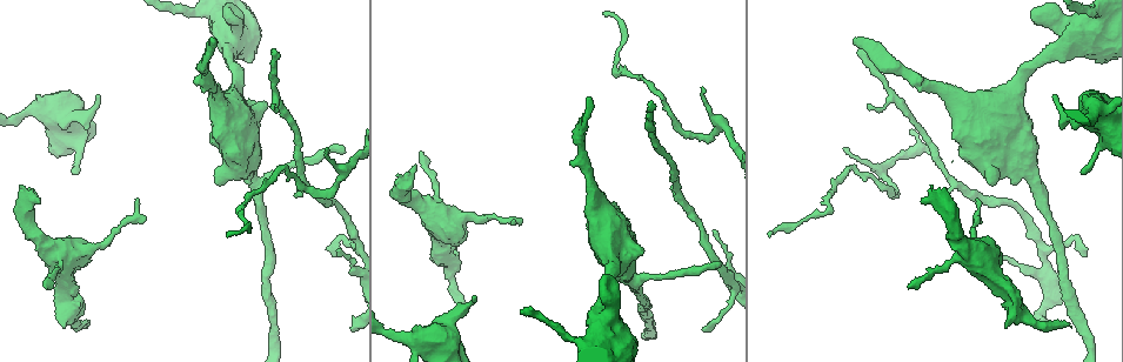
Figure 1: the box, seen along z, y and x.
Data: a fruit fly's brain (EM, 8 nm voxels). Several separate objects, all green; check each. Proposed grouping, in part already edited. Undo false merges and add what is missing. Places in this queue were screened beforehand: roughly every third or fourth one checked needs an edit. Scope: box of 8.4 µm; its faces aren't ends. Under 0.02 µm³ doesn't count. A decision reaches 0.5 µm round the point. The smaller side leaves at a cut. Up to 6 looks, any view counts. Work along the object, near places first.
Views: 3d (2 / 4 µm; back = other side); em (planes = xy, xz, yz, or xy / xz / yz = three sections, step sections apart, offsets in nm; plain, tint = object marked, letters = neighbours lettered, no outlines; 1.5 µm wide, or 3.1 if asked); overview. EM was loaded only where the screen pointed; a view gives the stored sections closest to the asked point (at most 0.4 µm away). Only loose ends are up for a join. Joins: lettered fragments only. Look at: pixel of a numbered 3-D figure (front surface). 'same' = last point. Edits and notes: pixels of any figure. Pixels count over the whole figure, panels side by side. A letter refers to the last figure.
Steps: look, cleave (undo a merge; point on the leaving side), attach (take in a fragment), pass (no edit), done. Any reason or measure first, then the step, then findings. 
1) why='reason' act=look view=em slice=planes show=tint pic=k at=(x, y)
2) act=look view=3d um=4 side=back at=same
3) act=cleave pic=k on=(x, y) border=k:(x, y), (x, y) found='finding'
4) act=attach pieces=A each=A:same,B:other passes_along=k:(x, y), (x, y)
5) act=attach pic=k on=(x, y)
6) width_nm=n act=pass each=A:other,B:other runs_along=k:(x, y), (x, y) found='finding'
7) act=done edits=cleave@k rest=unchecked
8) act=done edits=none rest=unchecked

why='two arms in line, one across' act=look view=em slice=planes show=plain pic=1 at=(258, 184)

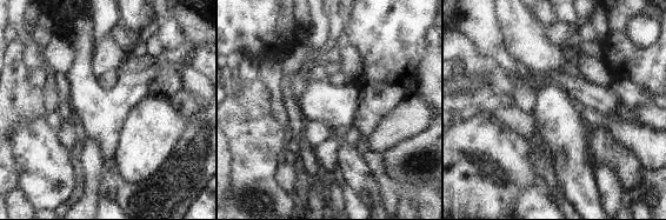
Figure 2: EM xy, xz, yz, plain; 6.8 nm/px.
why='see the neighbours' act=look view=em slice=planes show=letters at=same

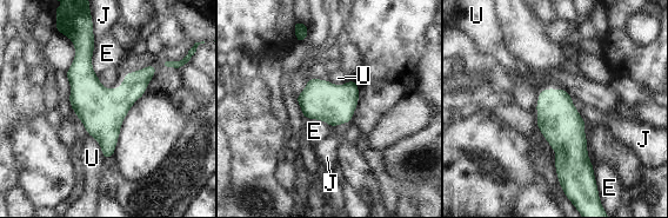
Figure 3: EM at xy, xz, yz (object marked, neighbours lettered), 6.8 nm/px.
longest_contact=E:260nm act=pass each=E:other,J:other,U:other runs_along=3:(86, 37), (106, 154) found='continuous, no second neuron'

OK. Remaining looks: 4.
why='an open end' act=look view=3d um=4 pic=1 at=(711, 230)

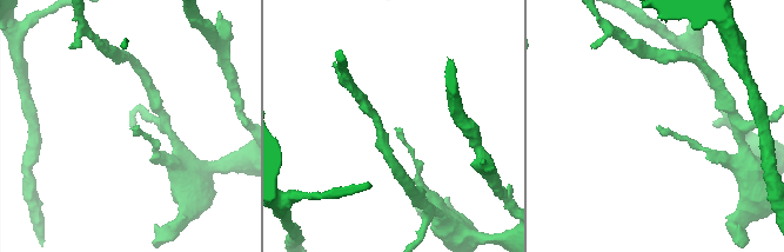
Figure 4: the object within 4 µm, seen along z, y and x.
act=look view=em slice=planes show=letters pic=4 at=(659, 129)

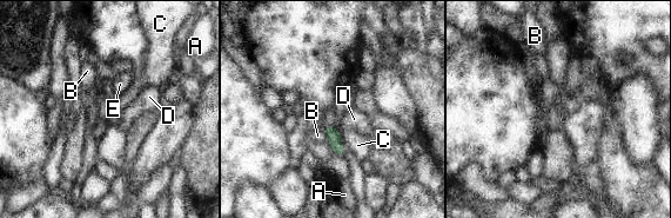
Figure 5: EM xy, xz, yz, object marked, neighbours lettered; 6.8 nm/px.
width_nm=100 act=pass each=A:other,B:other,C:other,D:other,E:other border=5:(335, 126), (340, 133) found='none of them fits'

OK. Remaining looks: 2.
why='tapers out' act=look view=em slice=planes show=letters pic=1 at=(275, 103)

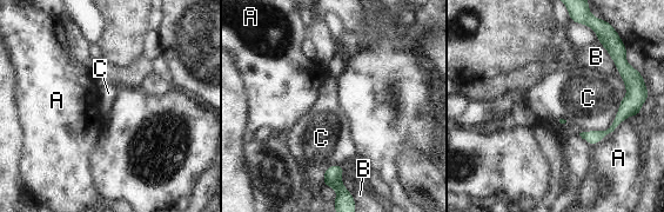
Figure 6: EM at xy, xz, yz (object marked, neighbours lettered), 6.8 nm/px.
act=pass each=A:other,B:other,C:other border=6:(623, 80), (612, 123), (584, 132) found='no lettered fragment goes on from it'

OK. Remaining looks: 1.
act=done edits=none rest=unchecked

